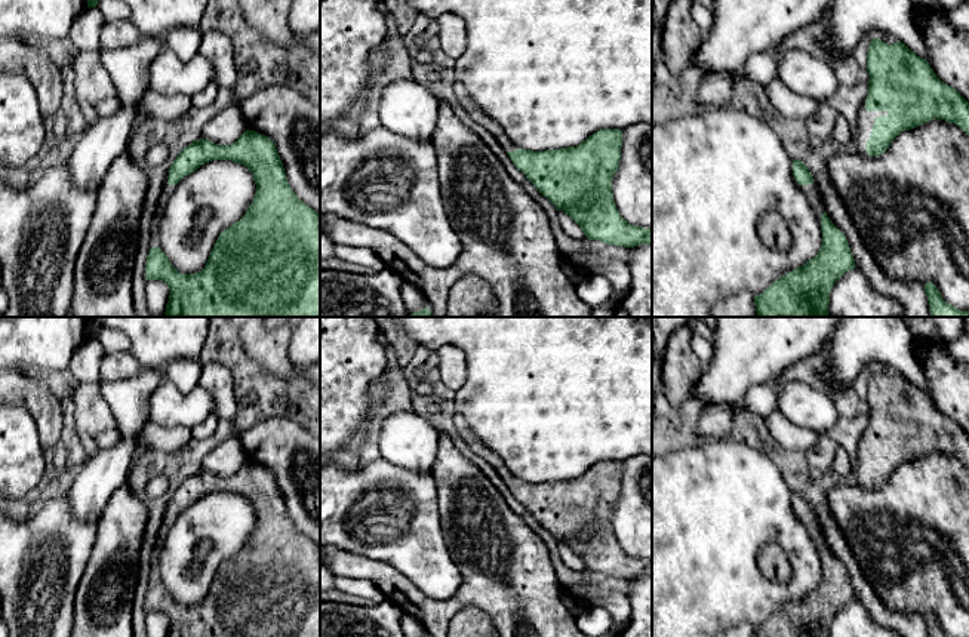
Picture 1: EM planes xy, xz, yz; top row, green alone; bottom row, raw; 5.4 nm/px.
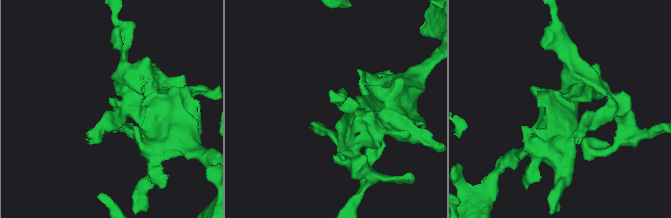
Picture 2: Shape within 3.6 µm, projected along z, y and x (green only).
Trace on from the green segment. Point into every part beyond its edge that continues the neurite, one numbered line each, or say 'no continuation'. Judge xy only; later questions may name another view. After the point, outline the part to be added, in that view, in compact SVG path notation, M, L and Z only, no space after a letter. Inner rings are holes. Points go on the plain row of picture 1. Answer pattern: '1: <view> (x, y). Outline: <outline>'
1: xy (168, 522). Outline: M167 505L167 510L169 510L169 505ZM167 510L163 516L162 526L159 529L159 548L163 545L170 527L173 526L175 520L176 520L176 517L167 516Z

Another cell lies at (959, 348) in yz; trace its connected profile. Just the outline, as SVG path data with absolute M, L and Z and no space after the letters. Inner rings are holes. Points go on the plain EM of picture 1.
M969 336L945 341L945 350L954 358L969 361Z

